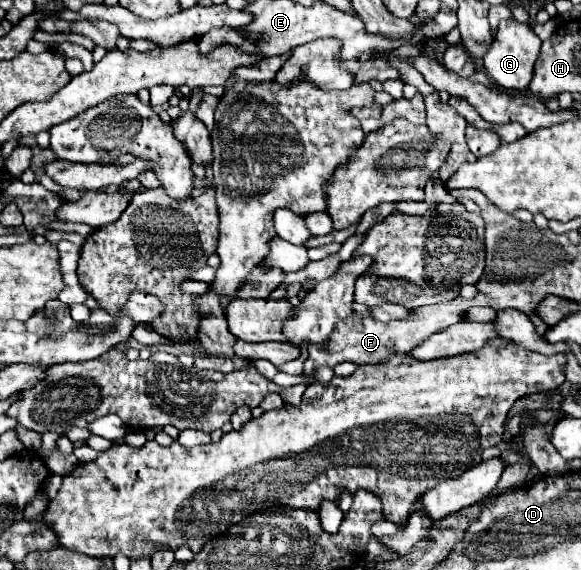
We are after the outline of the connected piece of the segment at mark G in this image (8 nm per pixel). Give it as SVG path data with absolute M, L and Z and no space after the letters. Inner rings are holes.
M514 19L500 23L496 29L494 43L484 57L484 67L488 71L488 77L492 77L494 83L506 91L524 93L532 79L532 69L534 69L534 61L538 59L538 53L540 53L540 43L542 41L538 39L538 35L532 31L530 25L518 23Z

